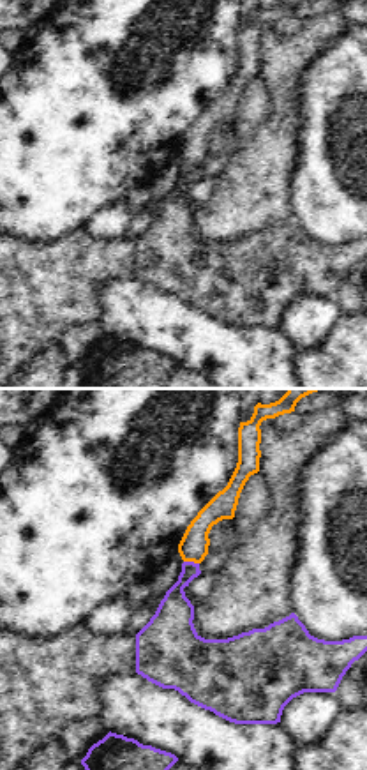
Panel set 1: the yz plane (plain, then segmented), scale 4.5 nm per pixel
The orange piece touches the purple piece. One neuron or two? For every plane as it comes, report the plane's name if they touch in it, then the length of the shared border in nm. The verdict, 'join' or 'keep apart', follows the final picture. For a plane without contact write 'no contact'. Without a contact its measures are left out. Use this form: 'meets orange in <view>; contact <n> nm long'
meets orange in yz; contact 70 nm long

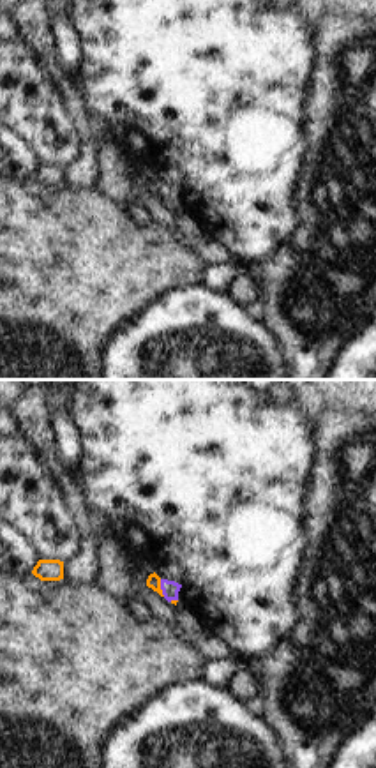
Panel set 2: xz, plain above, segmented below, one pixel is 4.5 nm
meets orange in xz; contact 80 nm long

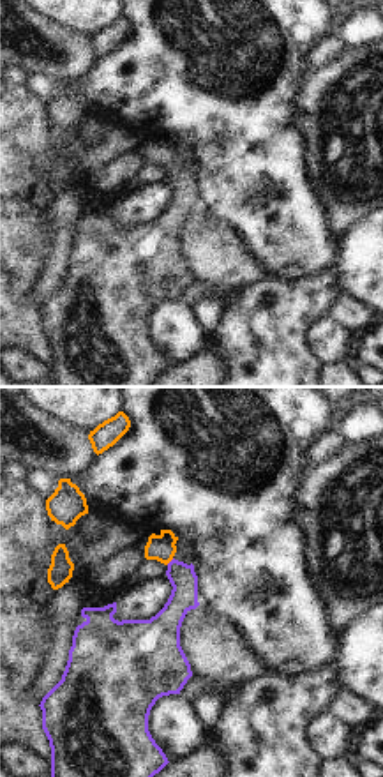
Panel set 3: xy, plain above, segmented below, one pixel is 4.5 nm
meets orange in xy; contact 50 nm long

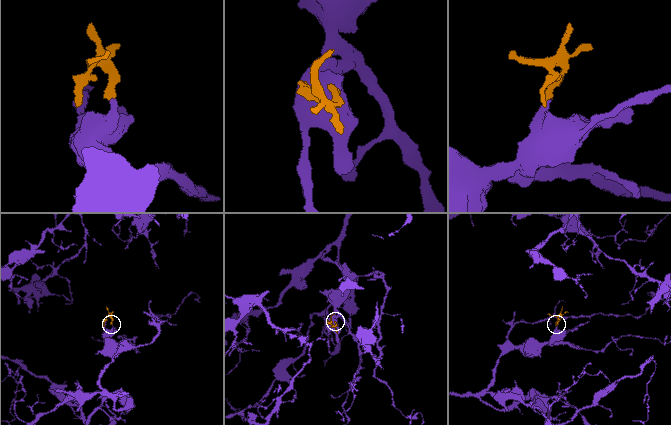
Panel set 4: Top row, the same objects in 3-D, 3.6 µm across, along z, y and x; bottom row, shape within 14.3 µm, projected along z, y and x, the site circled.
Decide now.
join

